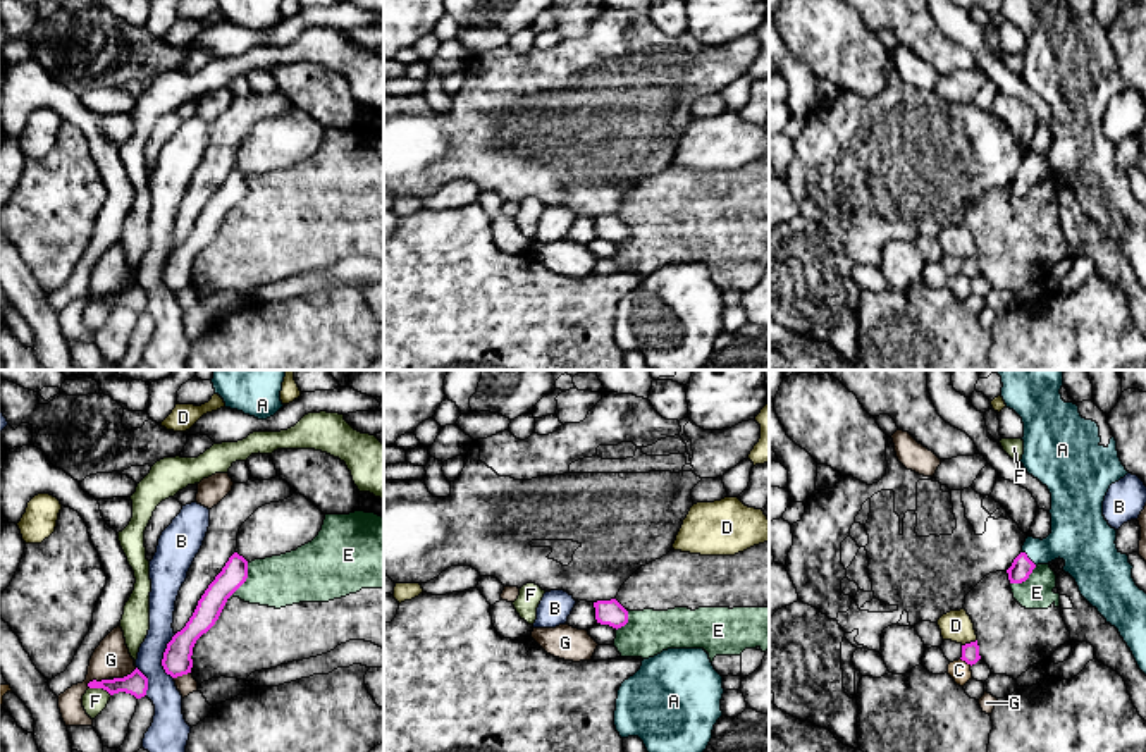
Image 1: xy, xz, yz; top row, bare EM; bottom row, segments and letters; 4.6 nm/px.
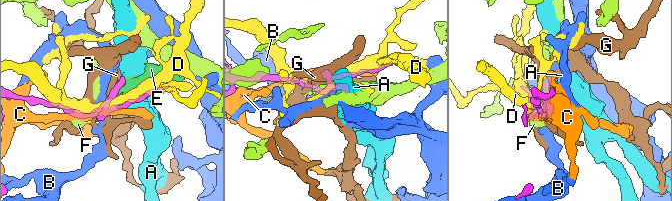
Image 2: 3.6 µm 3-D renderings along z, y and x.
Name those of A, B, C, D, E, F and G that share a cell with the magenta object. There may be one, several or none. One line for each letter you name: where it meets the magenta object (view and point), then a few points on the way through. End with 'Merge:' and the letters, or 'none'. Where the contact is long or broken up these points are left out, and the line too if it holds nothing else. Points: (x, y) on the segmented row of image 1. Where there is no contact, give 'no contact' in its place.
A: yz (1028, 558) | across yz (1022, 567), (1028, 558), (1076, 537)
Merge: A

